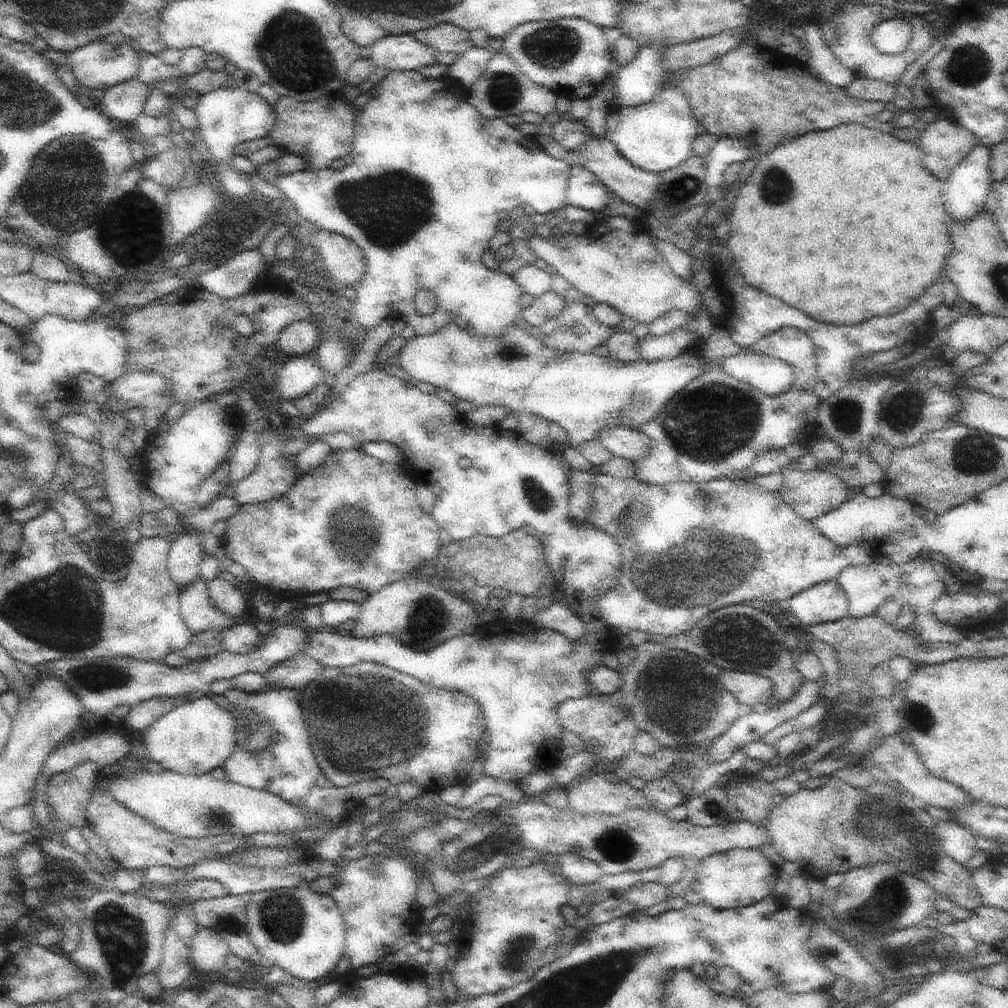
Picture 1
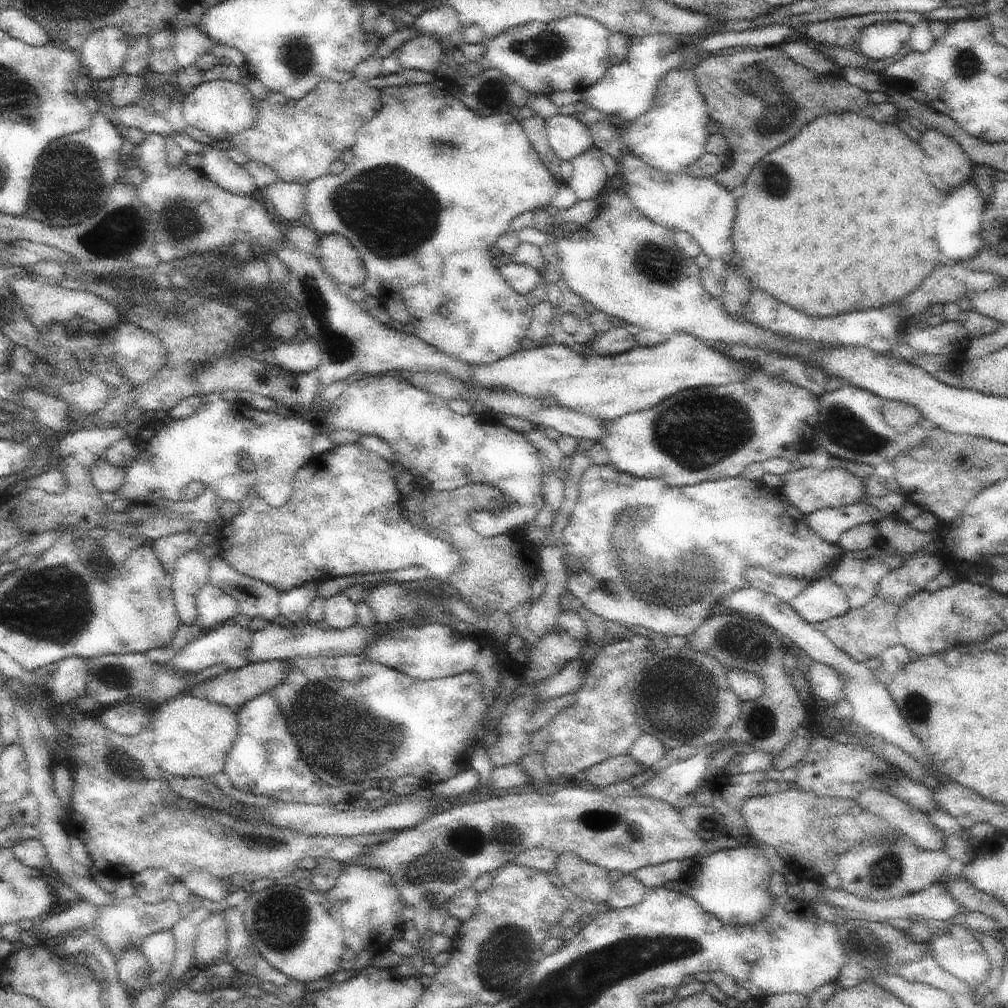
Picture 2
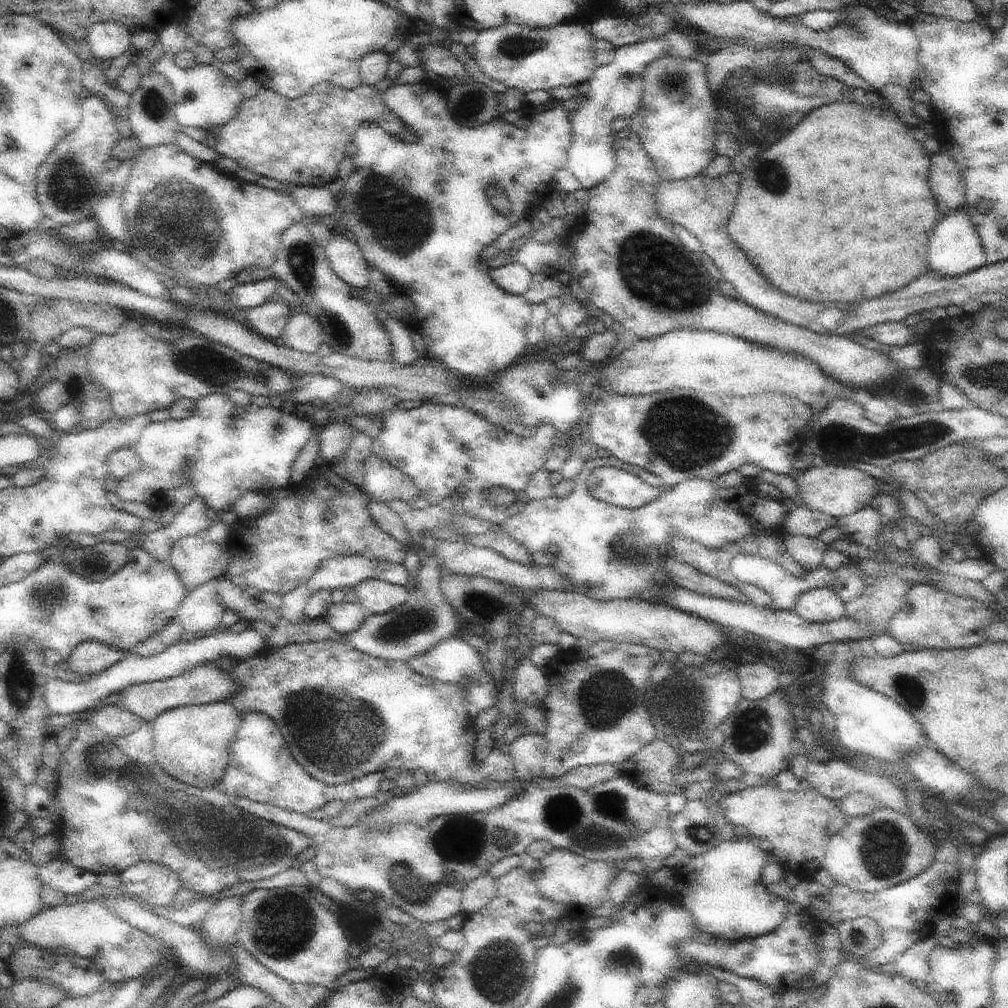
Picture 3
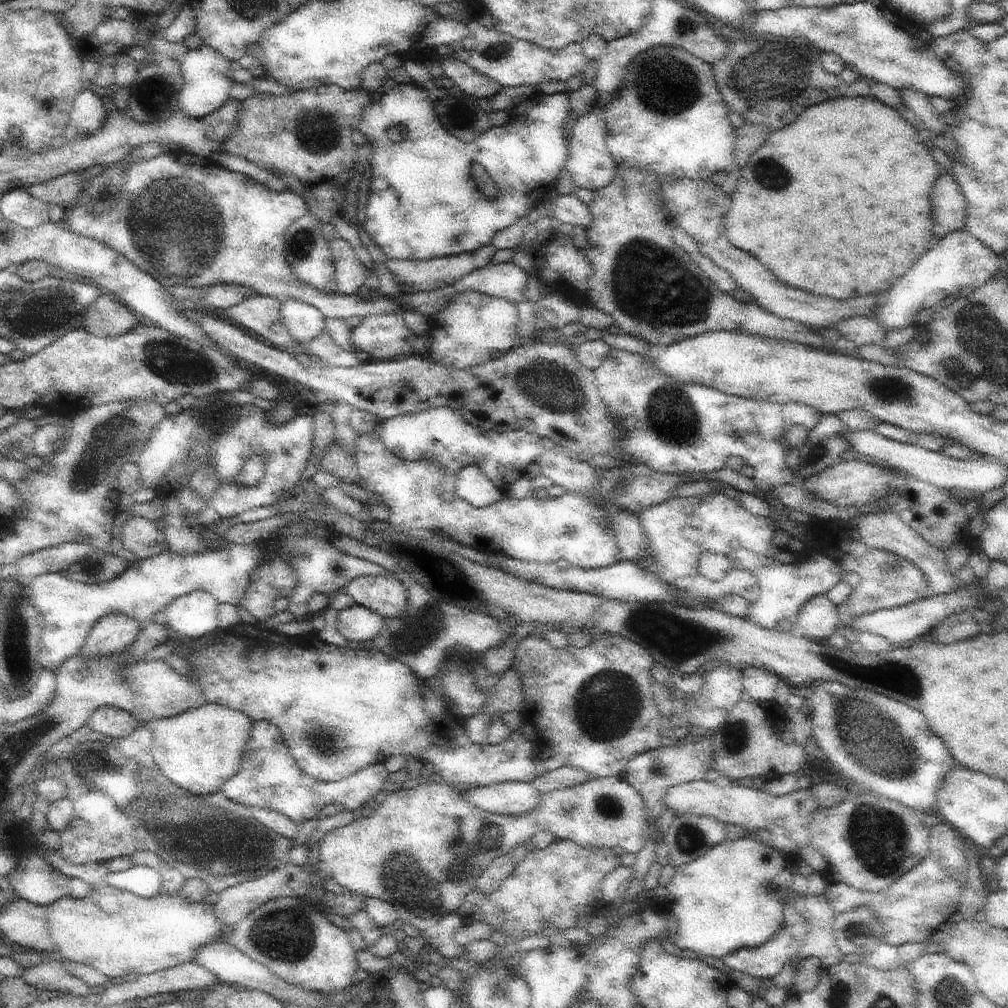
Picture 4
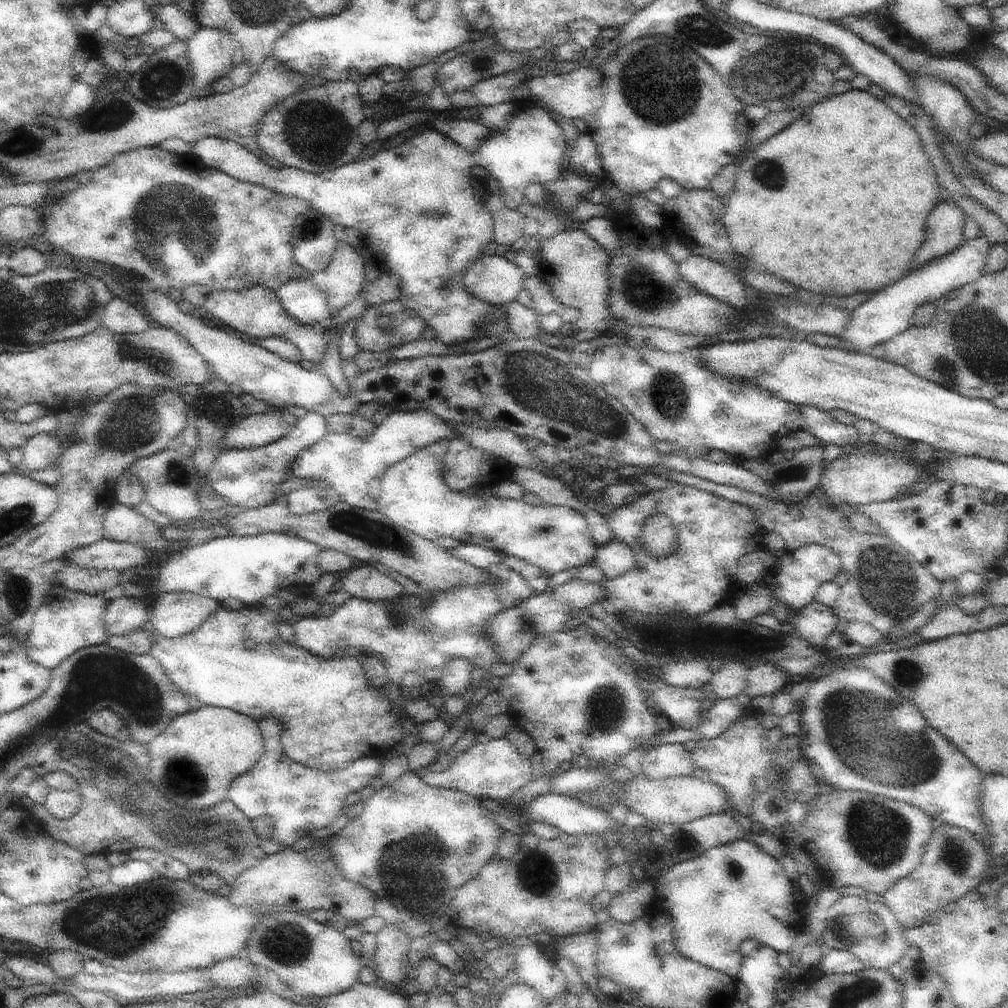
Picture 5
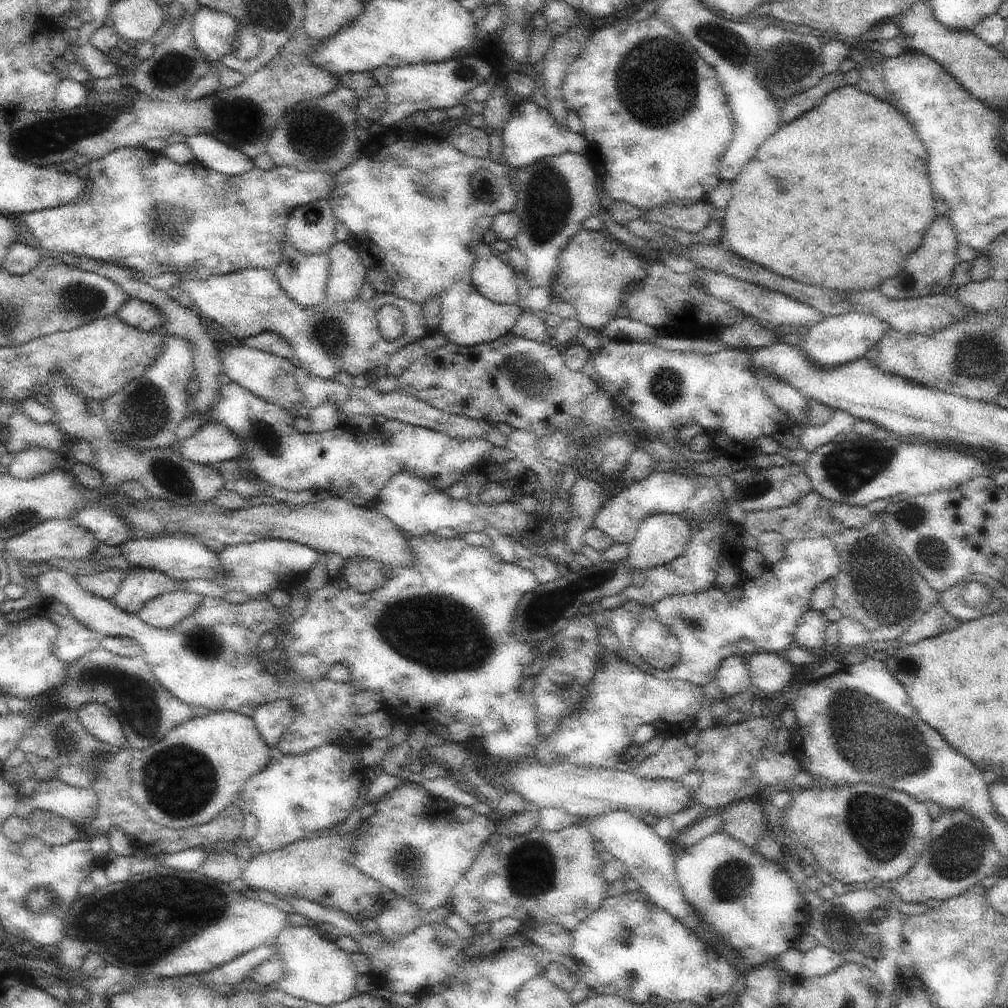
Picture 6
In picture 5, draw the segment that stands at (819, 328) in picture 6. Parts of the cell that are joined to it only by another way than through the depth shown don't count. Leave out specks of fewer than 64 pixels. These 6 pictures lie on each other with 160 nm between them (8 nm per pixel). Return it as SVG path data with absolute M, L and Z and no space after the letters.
M984 237L965 241L958 250L936 258L934 262L912 269L900 282L892 284L885 290L874 293L861 306L852 311L848 328L838 334L844 342L844 350L862 353L862 350L872 350L898 334L914 327L914 310L922 304L930 304L942 298L953 295L958 288L974 283L982 278L982 270L988 262L991 244Z

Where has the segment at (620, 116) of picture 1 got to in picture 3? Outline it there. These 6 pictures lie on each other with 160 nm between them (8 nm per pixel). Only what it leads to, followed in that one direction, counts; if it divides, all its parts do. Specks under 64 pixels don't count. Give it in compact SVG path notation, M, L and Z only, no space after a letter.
M664 56L655 62L650 62L644 72L644 106L630 118L617 117L613 130L622 132L628 128L638 136L650 161L654 164L661 180L682 180L702 174L702 170L718 156L716 142L720 136L715 127L721 122L720 114L712 90L708 85L706 66L703 60L680 58L680 56Z

